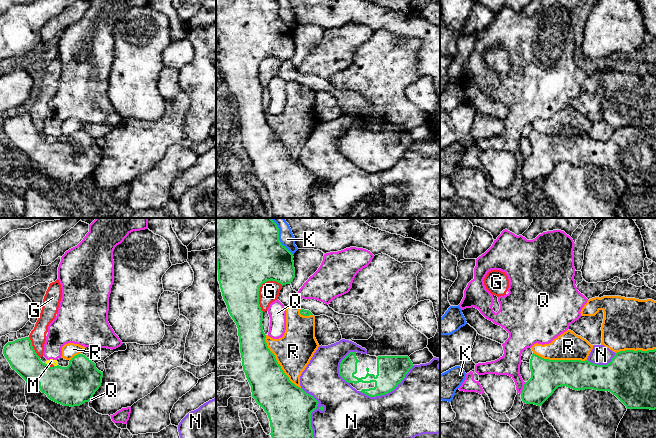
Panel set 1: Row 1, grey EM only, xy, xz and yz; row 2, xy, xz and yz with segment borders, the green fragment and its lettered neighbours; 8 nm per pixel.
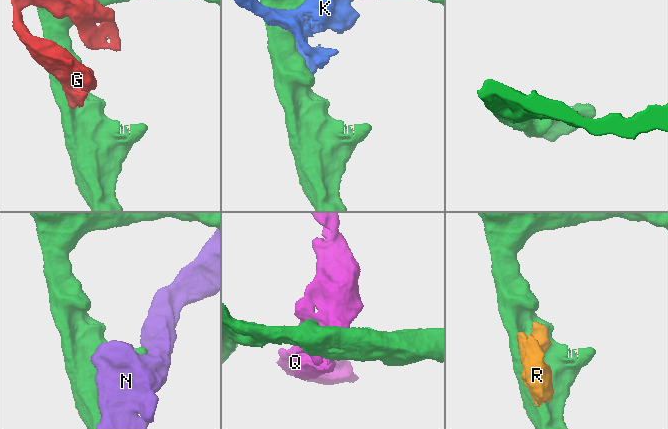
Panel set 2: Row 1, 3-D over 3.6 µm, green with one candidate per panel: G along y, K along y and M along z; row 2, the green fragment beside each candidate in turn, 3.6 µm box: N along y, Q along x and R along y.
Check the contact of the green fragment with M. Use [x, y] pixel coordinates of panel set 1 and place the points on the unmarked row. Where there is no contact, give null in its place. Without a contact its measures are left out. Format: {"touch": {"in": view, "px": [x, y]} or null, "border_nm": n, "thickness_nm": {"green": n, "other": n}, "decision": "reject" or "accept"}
{"touch": {"in": "xy", "px": [55, 142]}, "border_nm": 40, "thickness_nm": {"green": 320, "other": 50}, "decision": "reject"}

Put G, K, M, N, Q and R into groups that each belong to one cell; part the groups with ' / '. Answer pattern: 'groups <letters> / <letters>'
groups G M R / K / N / Q

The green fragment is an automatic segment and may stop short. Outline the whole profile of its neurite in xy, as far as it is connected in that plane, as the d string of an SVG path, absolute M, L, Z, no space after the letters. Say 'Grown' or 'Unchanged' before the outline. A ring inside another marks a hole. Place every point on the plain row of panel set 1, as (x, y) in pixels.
Unchanged. M29 113L8 118L3 130L26 159L38 158L42 169L63 182L89 178L102 159L103 148L83 130L74 132L67 143L49 143L35 128Z

